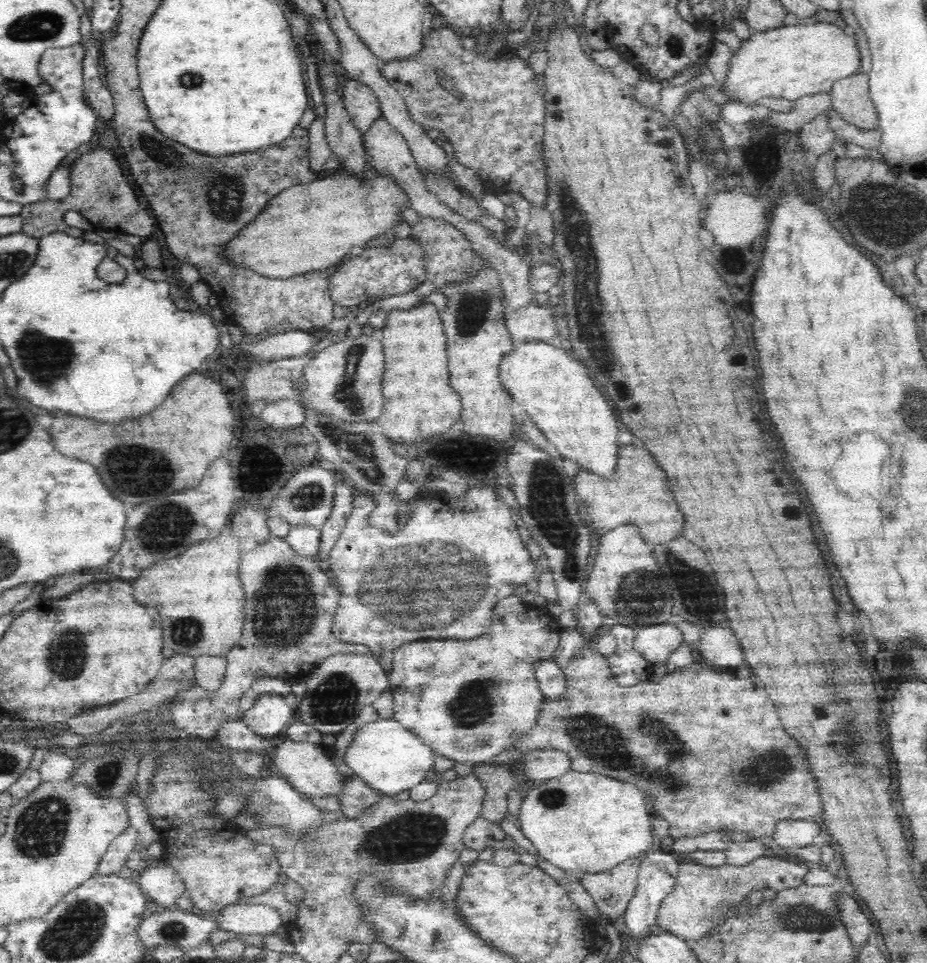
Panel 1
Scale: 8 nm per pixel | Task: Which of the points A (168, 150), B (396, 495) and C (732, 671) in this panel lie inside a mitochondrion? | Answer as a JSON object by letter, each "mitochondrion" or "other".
{"A":"mitochondrion","B":"other","C":"other"}

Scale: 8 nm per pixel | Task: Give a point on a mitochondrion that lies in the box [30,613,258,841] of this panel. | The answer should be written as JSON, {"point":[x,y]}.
{"point":[66,658]}

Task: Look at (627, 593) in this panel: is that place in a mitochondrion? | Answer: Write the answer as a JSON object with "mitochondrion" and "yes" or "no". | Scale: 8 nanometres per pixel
{"mitochondrion":"yes"}

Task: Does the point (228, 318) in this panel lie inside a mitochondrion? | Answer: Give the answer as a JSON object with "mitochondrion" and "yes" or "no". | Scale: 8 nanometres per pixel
{"mitochondrion":"no"}

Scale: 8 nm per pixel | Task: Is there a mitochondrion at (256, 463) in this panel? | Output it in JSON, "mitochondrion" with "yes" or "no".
{"mitochondrion":"no"}

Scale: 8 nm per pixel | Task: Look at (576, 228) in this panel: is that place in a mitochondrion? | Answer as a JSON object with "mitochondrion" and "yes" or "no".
{"mitochondrion":"yes"}

